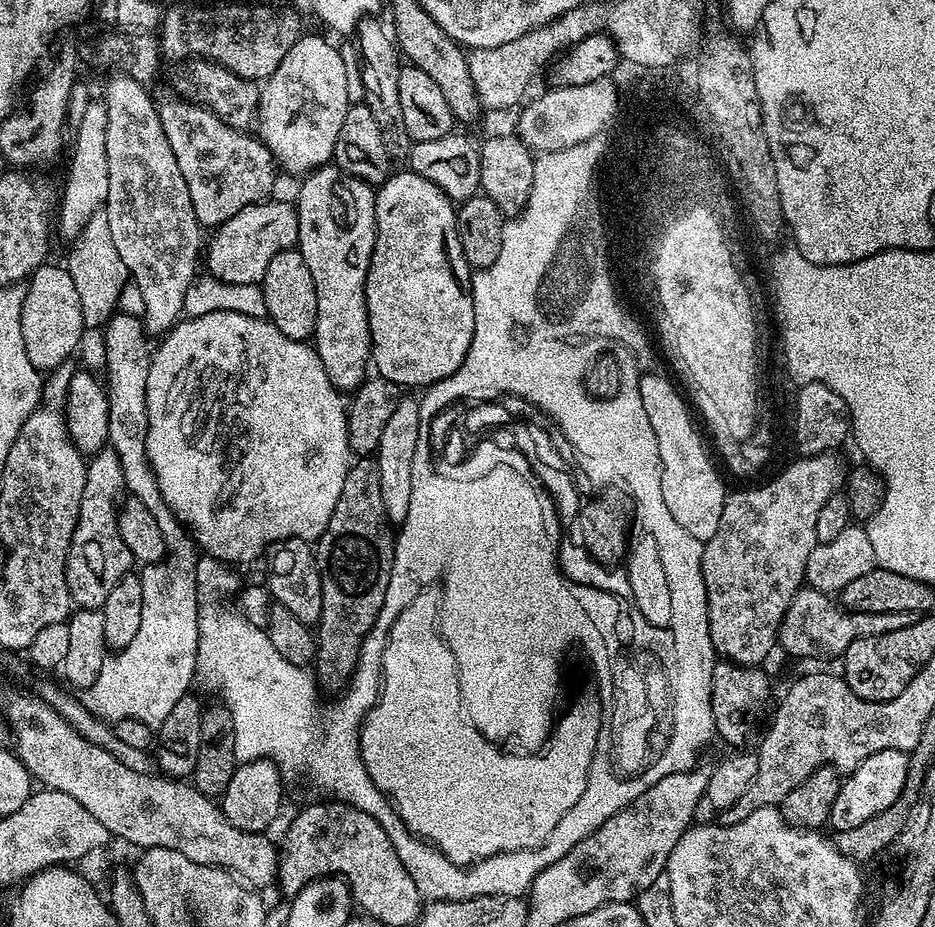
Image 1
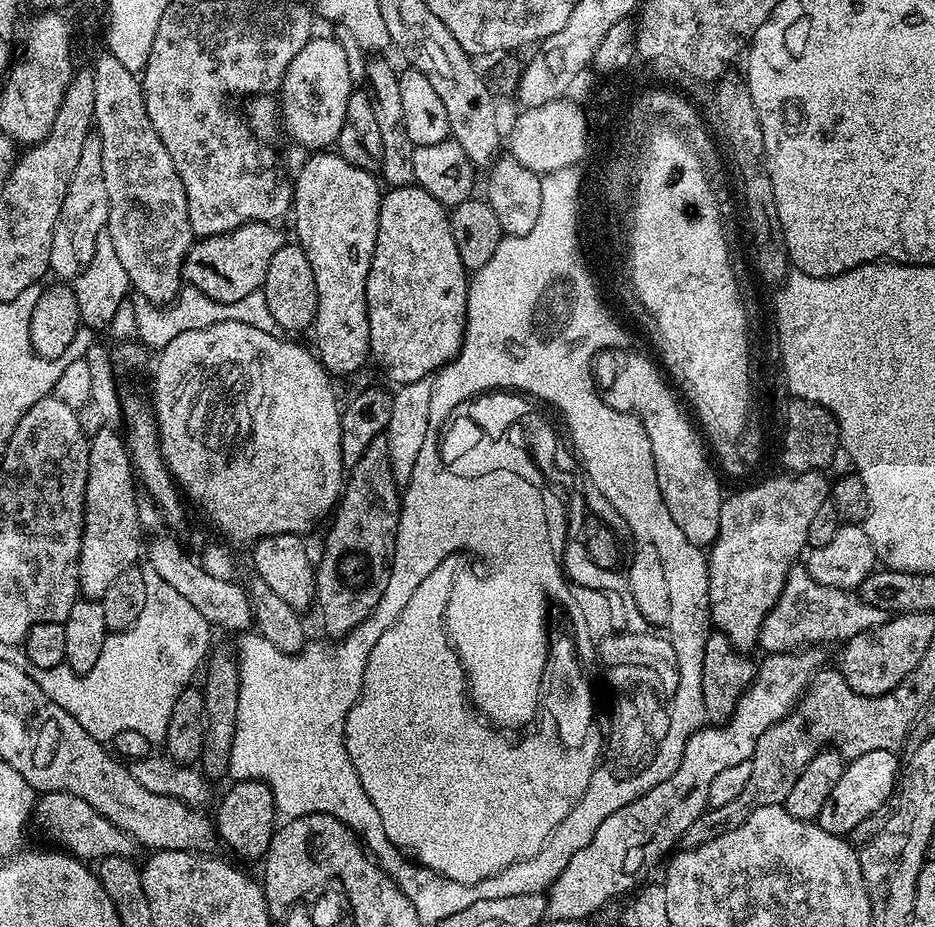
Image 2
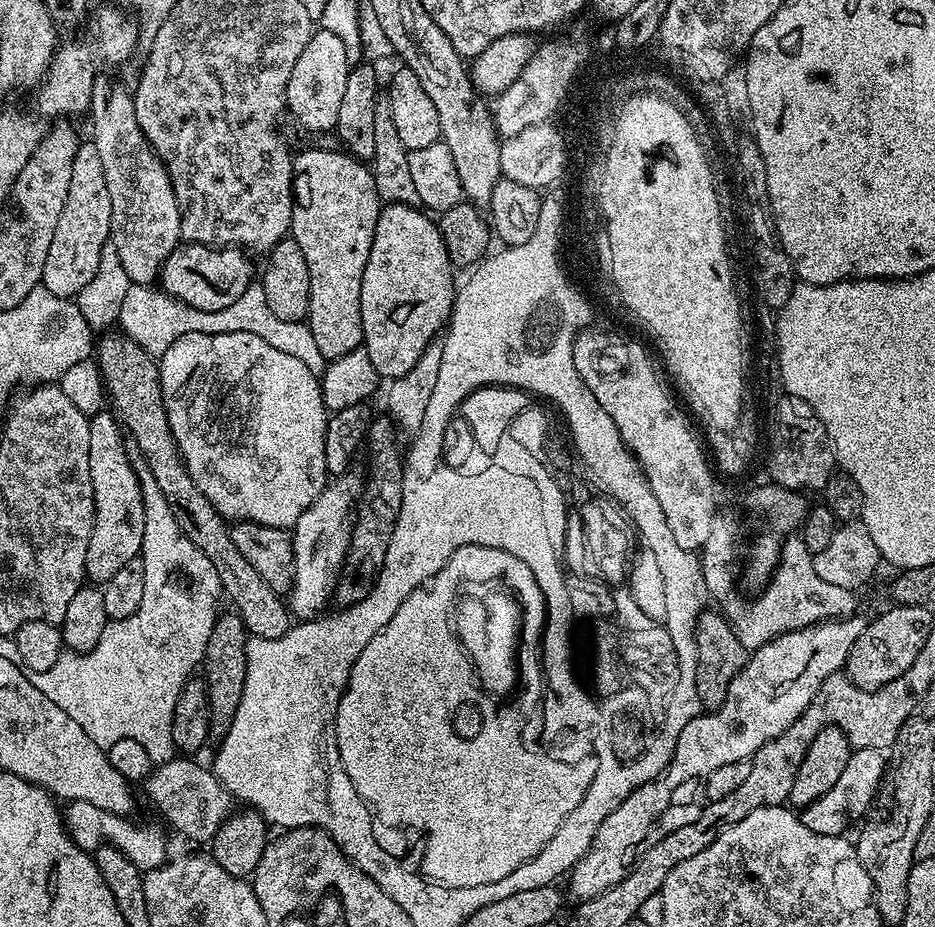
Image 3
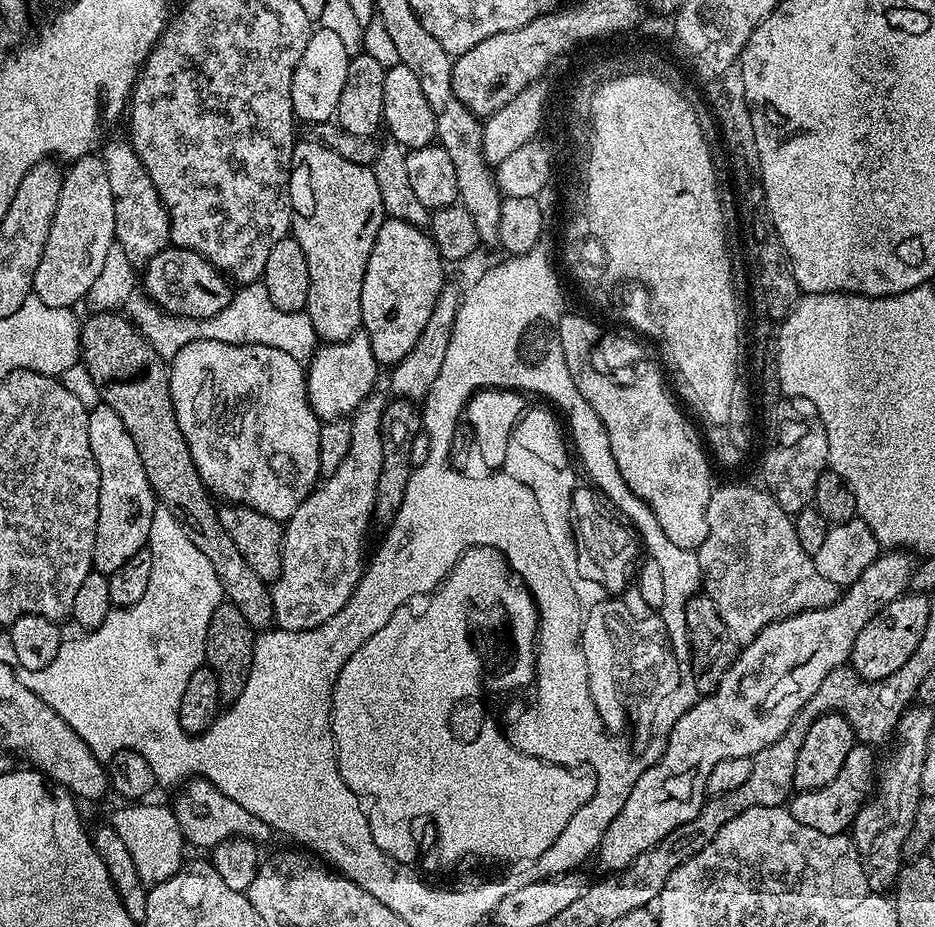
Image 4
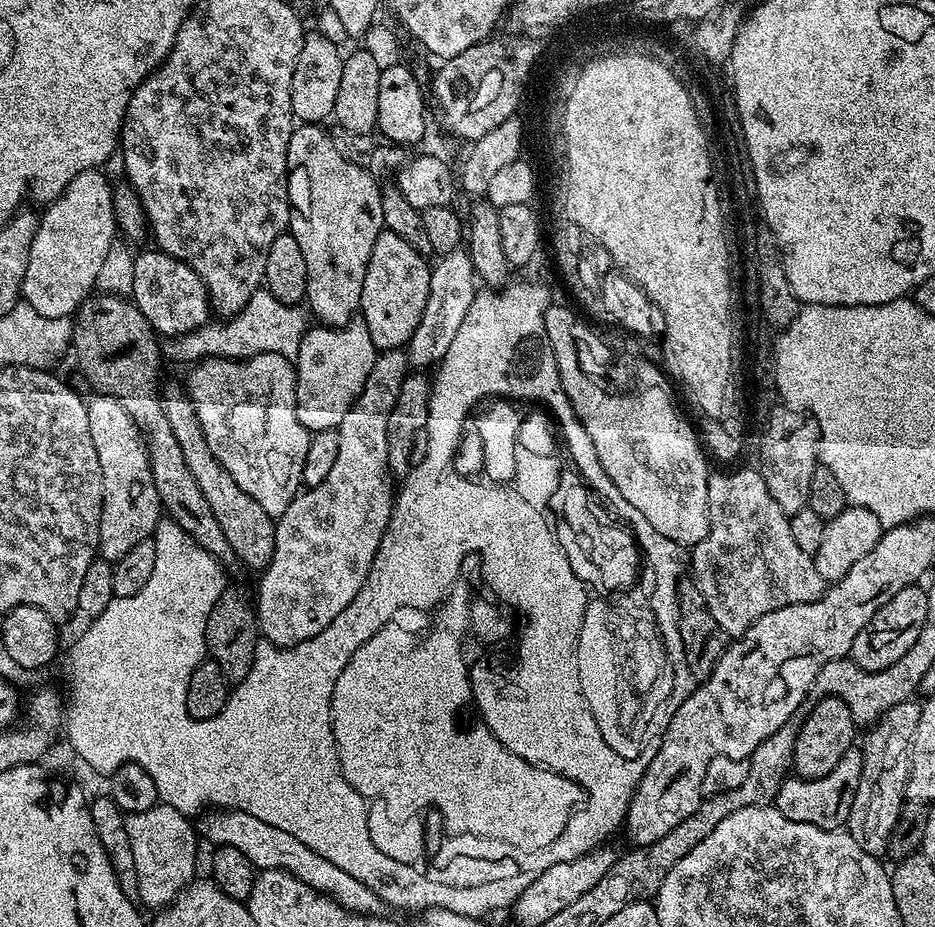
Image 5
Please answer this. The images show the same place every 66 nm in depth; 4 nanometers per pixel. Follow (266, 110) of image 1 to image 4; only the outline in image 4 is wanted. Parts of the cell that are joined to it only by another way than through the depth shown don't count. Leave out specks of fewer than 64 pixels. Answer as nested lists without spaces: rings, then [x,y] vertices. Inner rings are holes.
[[[321,26],[313,31],[306,46],[306,54],[298,62],[292,75],[292,111],[297,121],[308,120],[309,125],[331,121],[336,114],[338,98],[342,98],[342,86],[346,86],[348,56],[342,41],[332,29]]]

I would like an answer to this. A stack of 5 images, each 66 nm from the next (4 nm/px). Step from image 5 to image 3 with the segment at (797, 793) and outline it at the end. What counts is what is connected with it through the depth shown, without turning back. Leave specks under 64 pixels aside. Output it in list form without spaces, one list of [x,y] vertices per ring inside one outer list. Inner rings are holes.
[[[857,748],[852,753],[850,762],[846,762],[846,770],[838,778],[838,783],[828,793],[822,794],[818,802],[810,802],[799,813],[800,821],[814,834],[826,834],[827,836],[845,835],[855,820],[863,821],[876,791],[880,788],[880,779],[884,776],[885,753],[878,748]]]

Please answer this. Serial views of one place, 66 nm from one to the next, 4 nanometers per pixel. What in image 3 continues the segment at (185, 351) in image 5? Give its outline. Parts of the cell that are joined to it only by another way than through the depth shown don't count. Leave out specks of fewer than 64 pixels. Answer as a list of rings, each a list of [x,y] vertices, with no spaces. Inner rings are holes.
[[[254,282],[246,292],[231,306],[225,309],[206,311],[198,310],[188,303],[183,303],[165,292],[158,294],[128,293],[123,297],[117,323],[121,325],[121,331],[131,337],[136,344],[142,346],[154,358],[158,358],[166,352],[178,340],[186,334],[202,333],[250,333],[262,338],[270,346],[291,354],[300,362],[305,362],[312,373],[323,375],[326,367],[324,355],[318,349],[318,342],[311,334],[305,321],[289,322],[276,317],[274,310],[267,305],[265,288],[261,283]]]

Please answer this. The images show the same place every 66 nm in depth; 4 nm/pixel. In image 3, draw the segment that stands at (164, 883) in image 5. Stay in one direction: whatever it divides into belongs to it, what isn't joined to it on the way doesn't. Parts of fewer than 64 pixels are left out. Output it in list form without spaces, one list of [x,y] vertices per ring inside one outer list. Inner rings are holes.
[[[85,800],[67,801],[63,809],[64,828],[70,838],[81,848],[97,849],[101,844],[111,844],[126,855],[141,873],[160,868],[169,859],[168,840],[164,832],[156,824],[139,824],[136,818],[110,814],[106,810],[98,810],[91,802]]]

